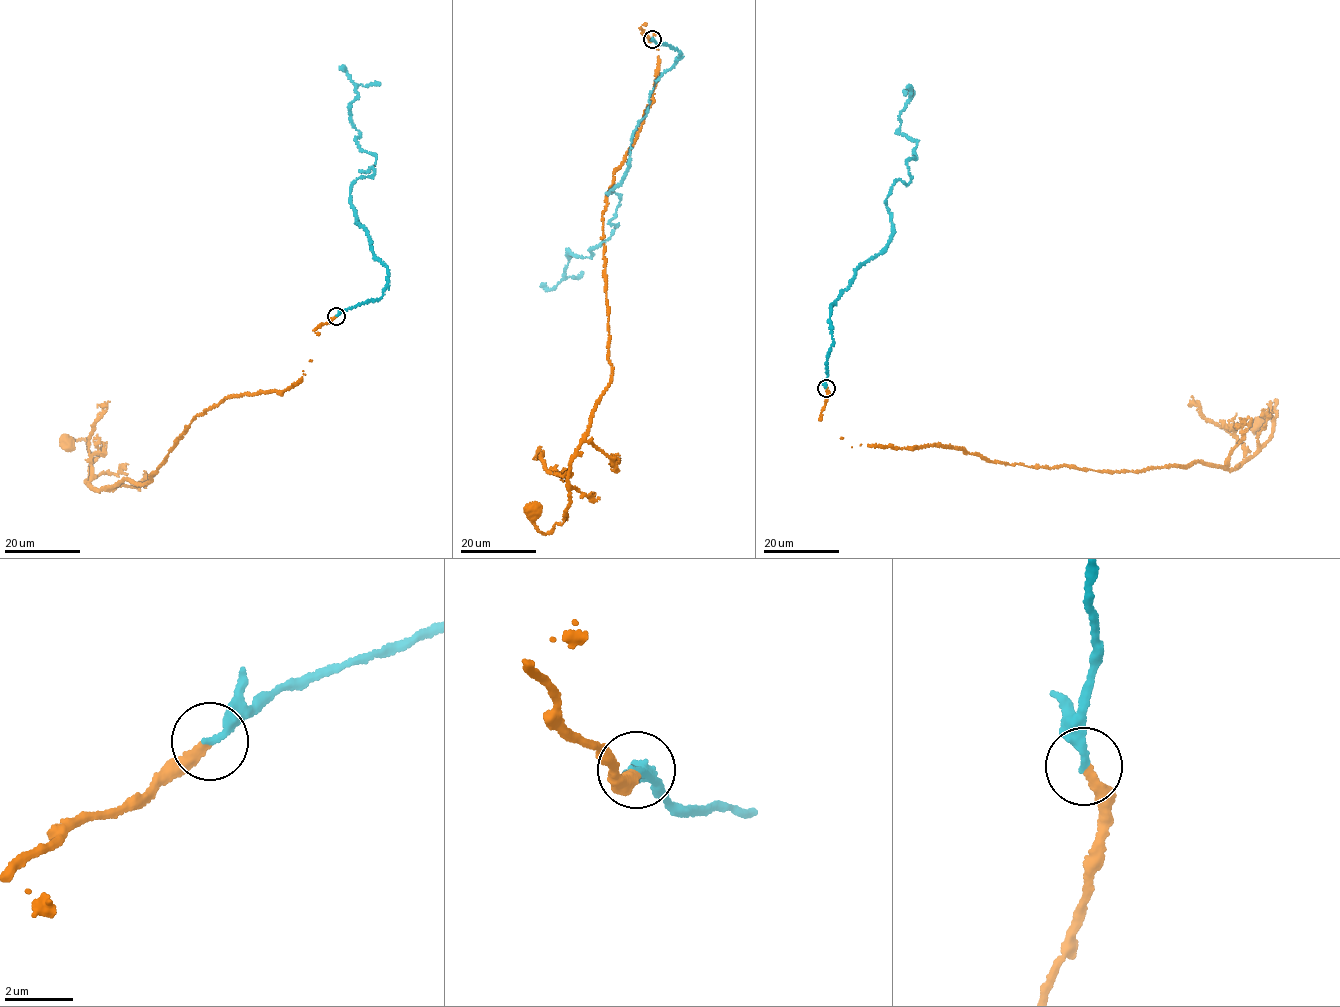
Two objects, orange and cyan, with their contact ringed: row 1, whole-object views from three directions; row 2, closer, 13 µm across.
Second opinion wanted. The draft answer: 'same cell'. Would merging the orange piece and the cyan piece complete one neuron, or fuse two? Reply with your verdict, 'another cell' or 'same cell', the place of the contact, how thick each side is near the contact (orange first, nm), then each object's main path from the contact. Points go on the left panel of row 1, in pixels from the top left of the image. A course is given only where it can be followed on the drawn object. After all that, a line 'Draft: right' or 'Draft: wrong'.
same cell | (336, 316) | 280/240 nm | orange via (336, 316), (314, 329), (298, 384), (196, 416), (149, 483), (99, 491), (85, 482), (87, 443), (68, 444) | cyan via (336, 316), (388, 282), (351, 201), (375, 156), (356, 141), (356, 85), (340, 68)
Draft: right

